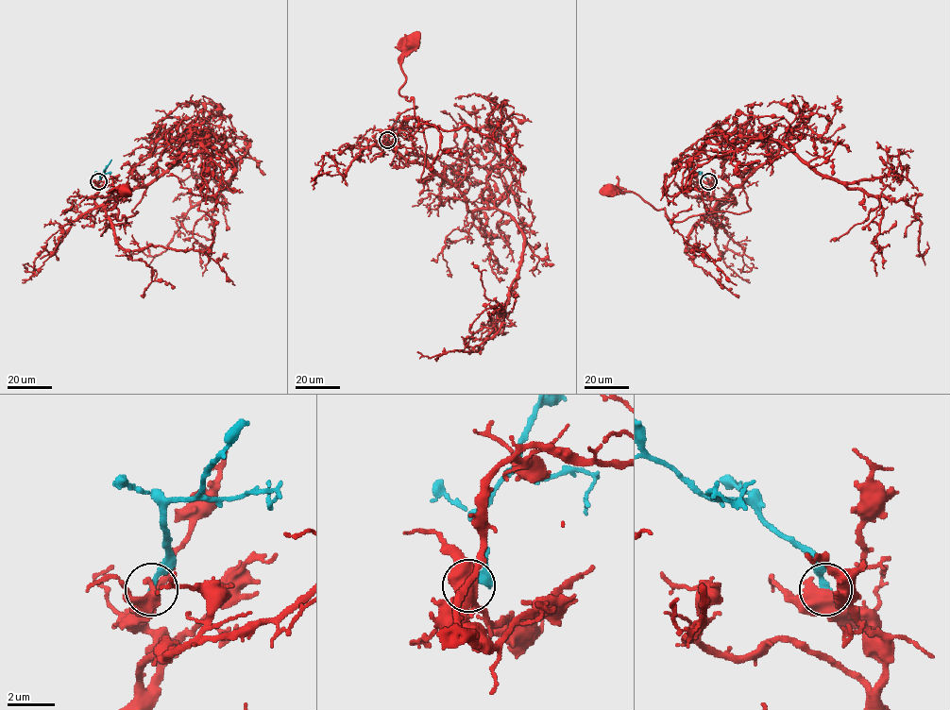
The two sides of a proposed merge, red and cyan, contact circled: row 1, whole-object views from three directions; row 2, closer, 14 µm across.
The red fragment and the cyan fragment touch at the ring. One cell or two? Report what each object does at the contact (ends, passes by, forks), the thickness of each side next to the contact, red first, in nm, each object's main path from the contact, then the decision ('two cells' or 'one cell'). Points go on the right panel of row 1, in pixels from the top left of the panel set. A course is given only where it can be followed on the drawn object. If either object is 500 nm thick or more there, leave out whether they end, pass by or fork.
red forks | cyan ends | 440/240 nm | red via (708, 181), (716, 205), (741, 188), (749, 211), (672, 221), (664, 208), (632, 192), (609, 190) | cyan via (708, 181), (692, 169), (688, 160) | two cells

